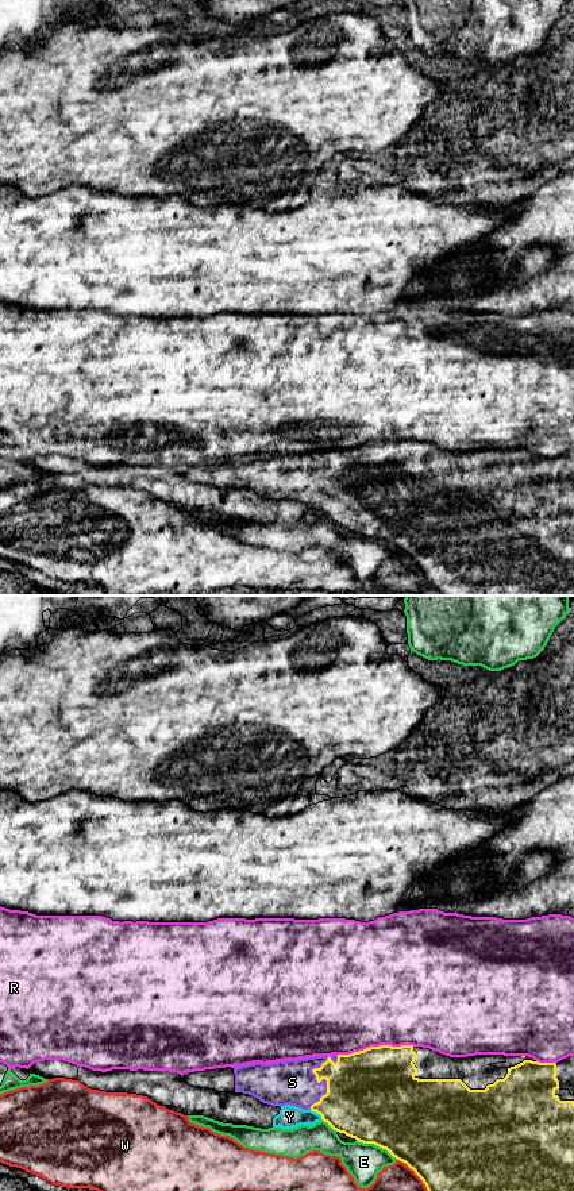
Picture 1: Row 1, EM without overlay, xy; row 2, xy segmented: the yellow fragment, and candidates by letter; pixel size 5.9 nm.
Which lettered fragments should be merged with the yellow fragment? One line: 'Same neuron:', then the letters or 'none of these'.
Same neuron: S

